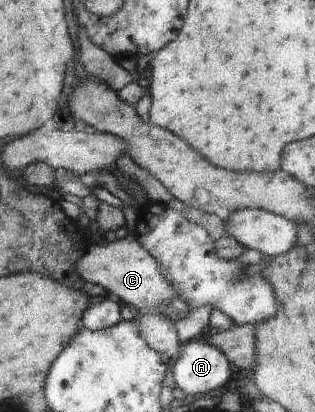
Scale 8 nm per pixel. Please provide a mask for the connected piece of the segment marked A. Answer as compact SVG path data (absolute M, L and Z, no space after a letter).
M202 341L182 345L172 364L172 372L178 387L186 395L218 392L234 376L228 358Z

